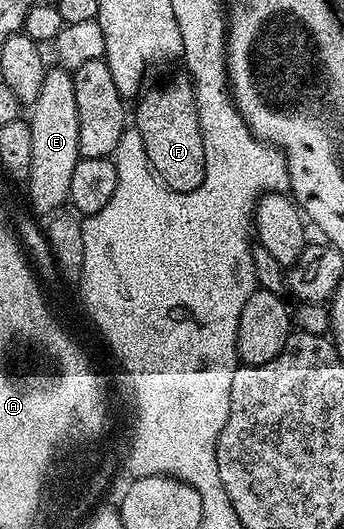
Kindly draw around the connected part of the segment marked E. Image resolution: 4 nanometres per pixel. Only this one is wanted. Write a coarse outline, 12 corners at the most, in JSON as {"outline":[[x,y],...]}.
{"outline":[[53,66],[28,113],[28,203],[53,214],[82,159],[70,69]]}

